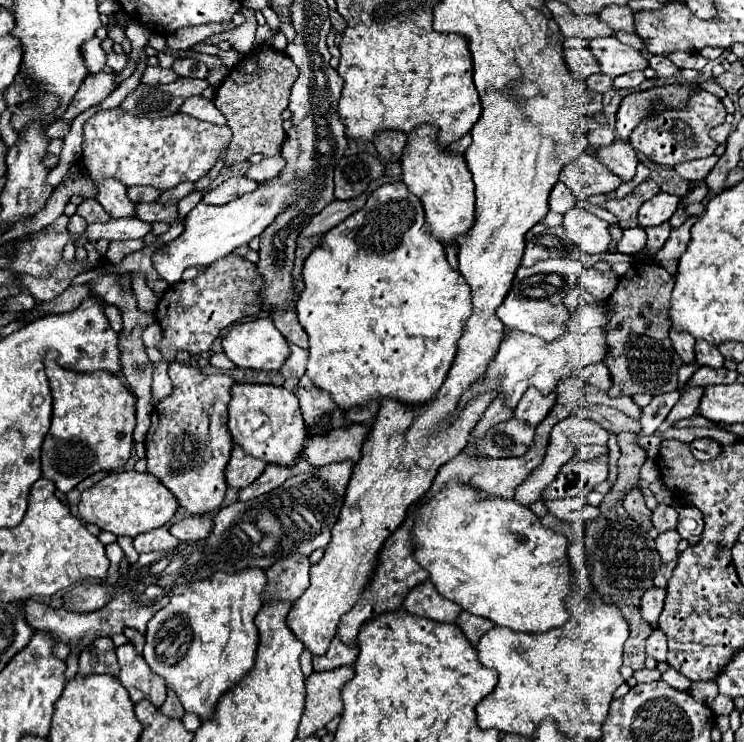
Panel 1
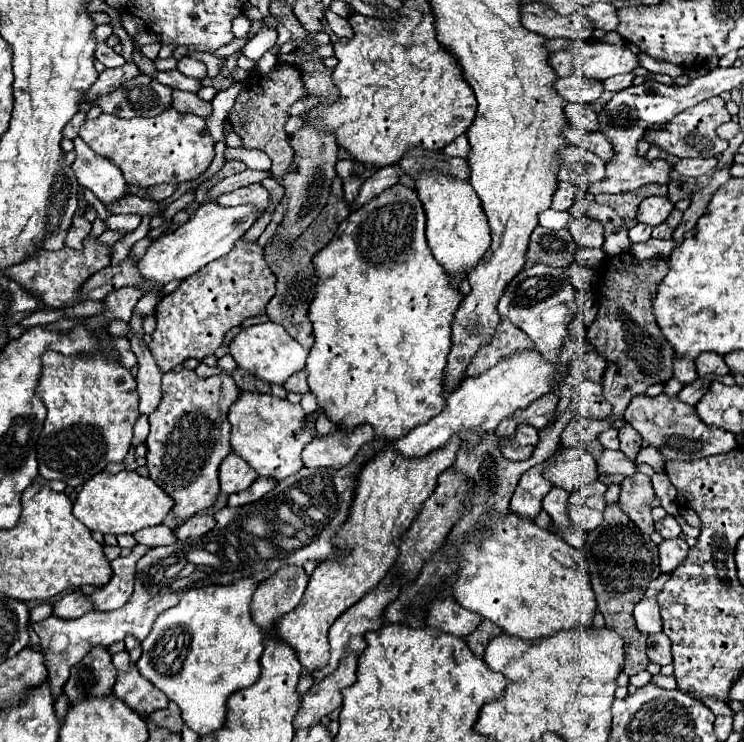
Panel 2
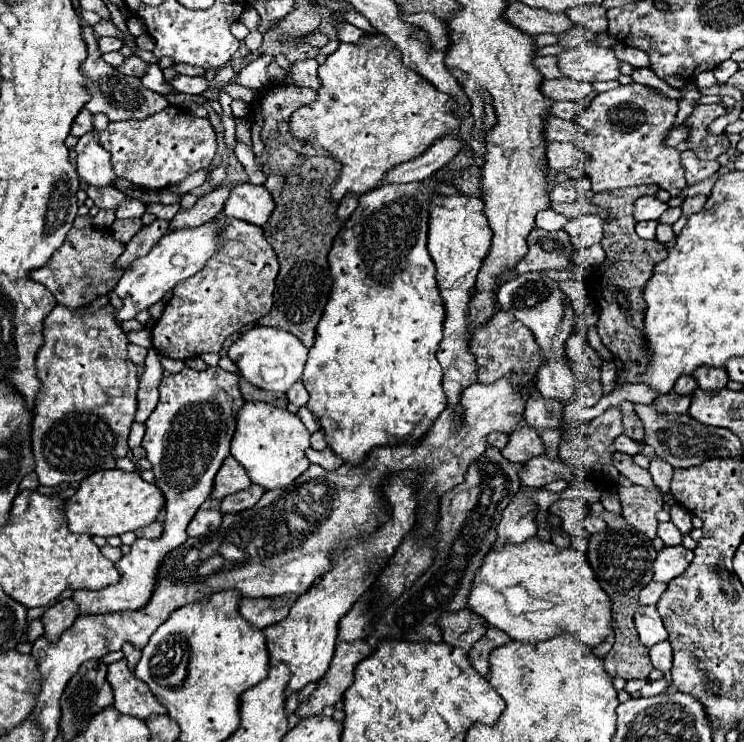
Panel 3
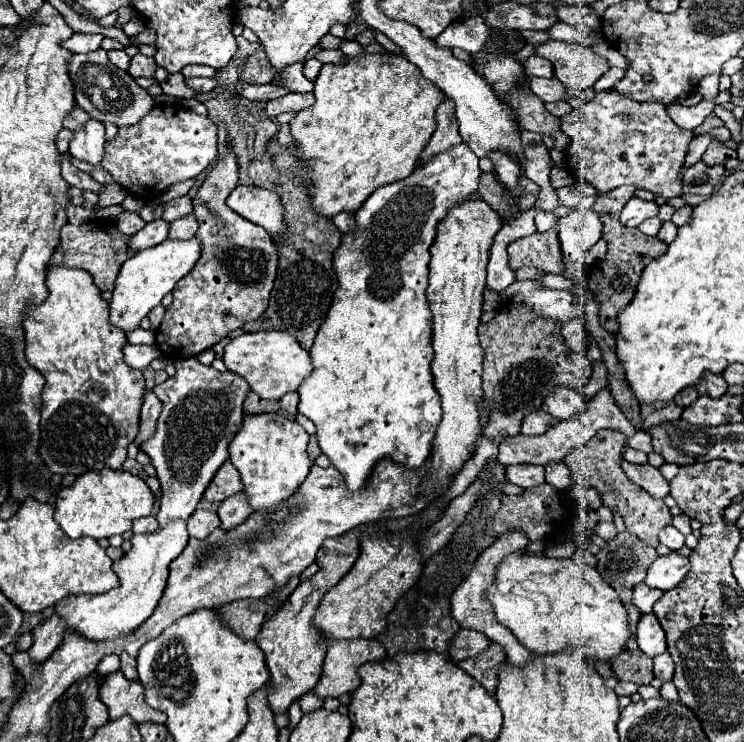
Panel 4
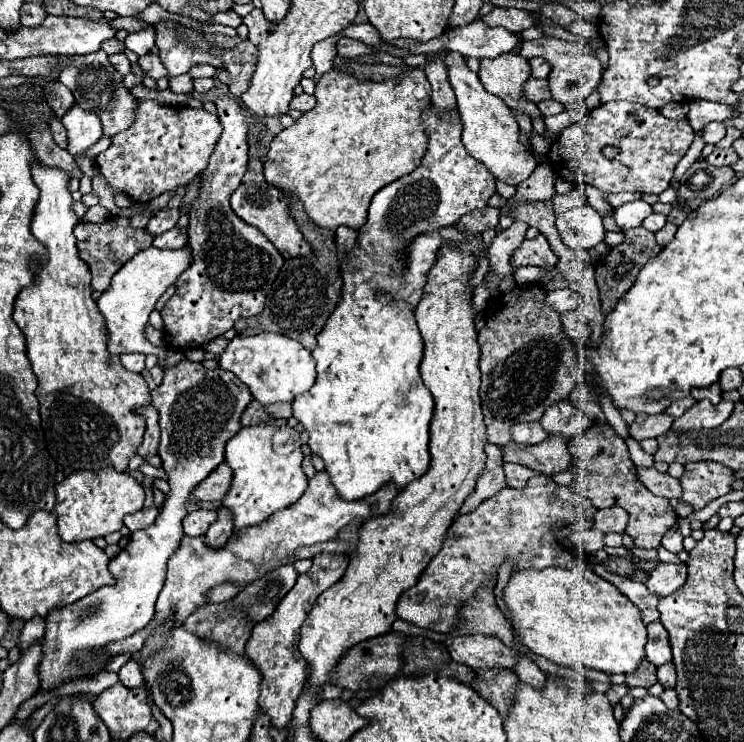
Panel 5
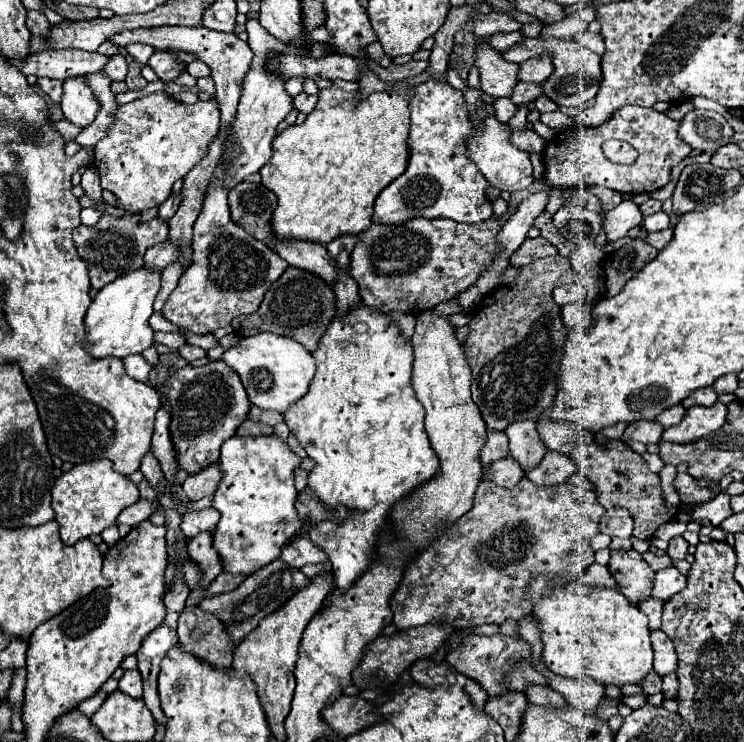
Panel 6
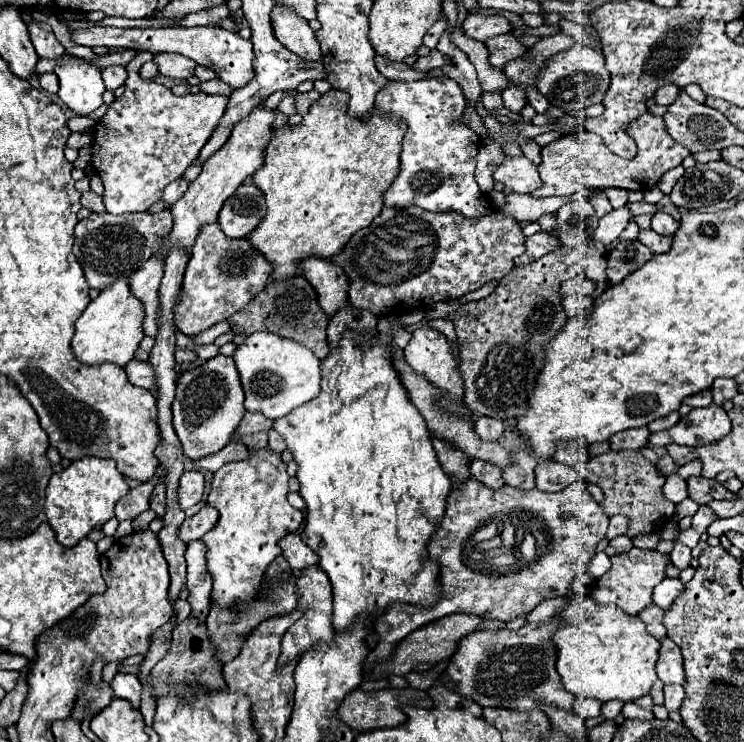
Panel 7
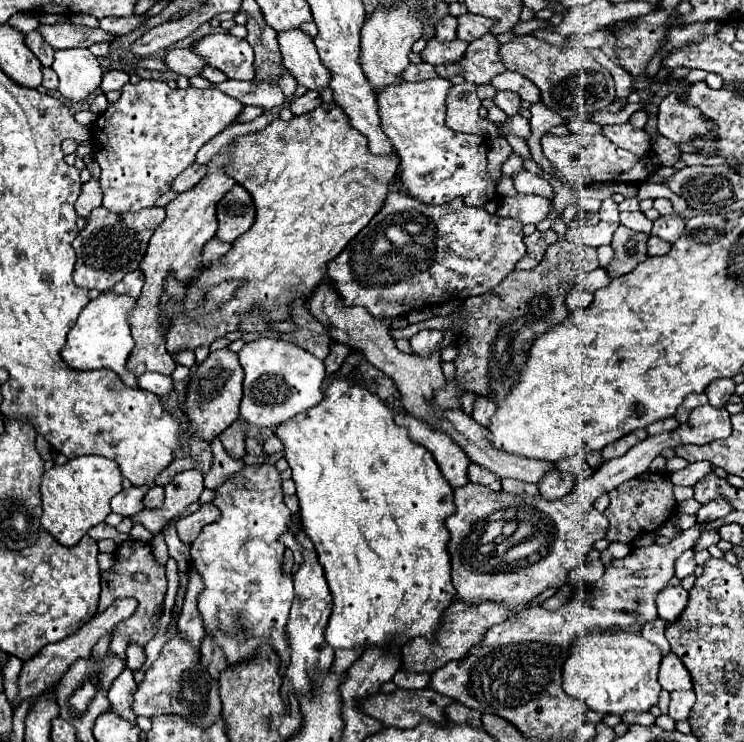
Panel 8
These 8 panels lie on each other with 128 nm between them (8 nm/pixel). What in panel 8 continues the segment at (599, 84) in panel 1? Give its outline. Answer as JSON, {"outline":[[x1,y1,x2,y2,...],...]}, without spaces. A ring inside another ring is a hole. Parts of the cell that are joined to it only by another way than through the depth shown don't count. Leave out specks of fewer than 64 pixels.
{"outline":[[498,92,494,104,502,108,508,116,516,116,520,112,520,96,516,92]]}

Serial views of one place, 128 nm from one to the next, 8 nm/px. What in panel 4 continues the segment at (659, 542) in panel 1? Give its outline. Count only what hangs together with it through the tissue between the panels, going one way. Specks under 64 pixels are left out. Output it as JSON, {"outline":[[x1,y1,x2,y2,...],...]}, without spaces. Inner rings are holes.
{"outline":[[670,552,654,560,654,564,648,568,646,584,666,592,678,586,688,570,690,570,690,560,678,552]]}

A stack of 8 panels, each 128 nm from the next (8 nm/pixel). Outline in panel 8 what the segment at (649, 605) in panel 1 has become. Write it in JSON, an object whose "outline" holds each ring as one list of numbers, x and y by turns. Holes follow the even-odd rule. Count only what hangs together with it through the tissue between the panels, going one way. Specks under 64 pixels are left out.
{"outline":[[668,652,662,658,658,682,668,692,674,692,674,690,692,690,690,672,684,668,684,664,680,662,680,658,676,658,674,652]]}

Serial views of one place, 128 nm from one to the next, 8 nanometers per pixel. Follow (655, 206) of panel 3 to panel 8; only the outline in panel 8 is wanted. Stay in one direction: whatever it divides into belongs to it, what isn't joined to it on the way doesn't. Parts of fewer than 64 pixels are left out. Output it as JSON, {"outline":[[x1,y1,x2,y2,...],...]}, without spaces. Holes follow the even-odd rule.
{"outline":[[600,222,596,226,580,226,574,230,568,230,564,234,566,240,578,242,578,244,586,244,586,246,602,246,602,244,610,244,614,230,618,228,618,224,608,224,608,222]]}

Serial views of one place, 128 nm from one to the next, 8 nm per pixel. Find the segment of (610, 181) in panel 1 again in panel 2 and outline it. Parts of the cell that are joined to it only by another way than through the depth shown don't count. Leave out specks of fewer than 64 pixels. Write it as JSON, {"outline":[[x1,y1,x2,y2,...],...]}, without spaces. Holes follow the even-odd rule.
{"outline":[[568,146,564,152,560,152,560,182,572,182,580,190,588,188,594,182,604,180,604,160,600,160,596,154,580,148,580,146]]}

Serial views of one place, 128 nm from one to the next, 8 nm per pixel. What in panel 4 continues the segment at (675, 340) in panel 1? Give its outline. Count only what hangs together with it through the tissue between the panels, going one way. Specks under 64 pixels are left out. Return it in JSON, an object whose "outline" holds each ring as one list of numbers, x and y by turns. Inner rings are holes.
{"outline":[[688,386,688,388,684,388,682,392,680,392,680,396,676,396,676,404,680,404,680,406,690,406,694,400,698,398,698,392,696,392,696,388,694,386]]}

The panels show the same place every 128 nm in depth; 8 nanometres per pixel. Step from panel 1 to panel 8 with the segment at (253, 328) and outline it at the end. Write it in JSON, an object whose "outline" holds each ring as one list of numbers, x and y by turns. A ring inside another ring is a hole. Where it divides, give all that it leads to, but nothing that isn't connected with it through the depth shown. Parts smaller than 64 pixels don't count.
{"outline":[[258,338,244,344,238,358,244,368,244,398,240,404,240,418,254,426,278,426,294,418,298,412,316,406,324,398,320,390,326,376,324,362,292,342]]}

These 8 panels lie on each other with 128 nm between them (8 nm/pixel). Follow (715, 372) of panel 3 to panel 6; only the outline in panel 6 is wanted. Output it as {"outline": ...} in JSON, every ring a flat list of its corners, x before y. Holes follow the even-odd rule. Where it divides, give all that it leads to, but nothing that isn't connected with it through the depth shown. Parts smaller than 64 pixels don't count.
{"outline":[[712,386,708,388,698,388,696,392,692,392,686,400,684,400,684,408,692,408,696,404,702,404,702,406,712,406,716,402,716,392]]}

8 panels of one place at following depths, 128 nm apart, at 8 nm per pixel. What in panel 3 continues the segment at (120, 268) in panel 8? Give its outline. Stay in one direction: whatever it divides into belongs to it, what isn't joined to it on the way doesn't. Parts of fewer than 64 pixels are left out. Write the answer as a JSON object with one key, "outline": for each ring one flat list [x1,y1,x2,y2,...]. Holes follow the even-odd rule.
{"outline":[[72,228,66,236,66,242,52,254,44,268,36,268,30,272,30,278,38,284,46,286,58,304,66,308,82,308,88,306,98,296,104,296,114,290,122,272,114,266,116,258,124,252,124,244,118,242,110,230,106,228]]}

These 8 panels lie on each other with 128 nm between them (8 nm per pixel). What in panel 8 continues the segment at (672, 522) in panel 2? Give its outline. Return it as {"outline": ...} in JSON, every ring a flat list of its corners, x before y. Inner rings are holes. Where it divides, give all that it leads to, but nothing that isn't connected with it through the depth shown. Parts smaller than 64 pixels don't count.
{"outline":[[688,550,688,552,680,554,680,556,678,556,678,560,676,560,676,576,682,580,682,578,686,578,686,576,694,574,694,570,696,570,694,552,692,552,692,550]]}

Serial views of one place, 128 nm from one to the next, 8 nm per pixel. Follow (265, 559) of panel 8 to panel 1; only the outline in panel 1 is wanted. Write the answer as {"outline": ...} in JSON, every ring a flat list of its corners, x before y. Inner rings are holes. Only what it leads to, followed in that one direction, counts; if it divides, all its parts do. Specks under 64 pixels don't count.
{"outline":[[238,384,232,386,232,400,228,404,228,430,244,452,262,458,268,464,290,466,296,464,302,444,306,442,304,418,298,400,292,392,272,384]]}

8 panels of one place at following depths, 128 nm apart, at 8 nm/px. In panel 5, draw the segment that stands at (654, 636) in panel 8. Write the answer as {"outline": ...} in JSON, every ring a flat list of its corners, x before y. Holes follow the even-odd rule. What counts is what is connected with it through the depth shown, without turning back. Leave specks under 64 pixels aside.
{"outline":[[596,564,592,566,594,572,602,578,606,578,608,582,612,582,624,596,630,598,630,602,642,612,642,618,644,618,644,624,650,624,650,622,656,622,660,618,660,614,656,612,656,604,658,604,658,596,652,594,646,584,642,582,636,582,636,580,624,580,620,576,612,576,610,572,606,572,606,568,602,564]]}

